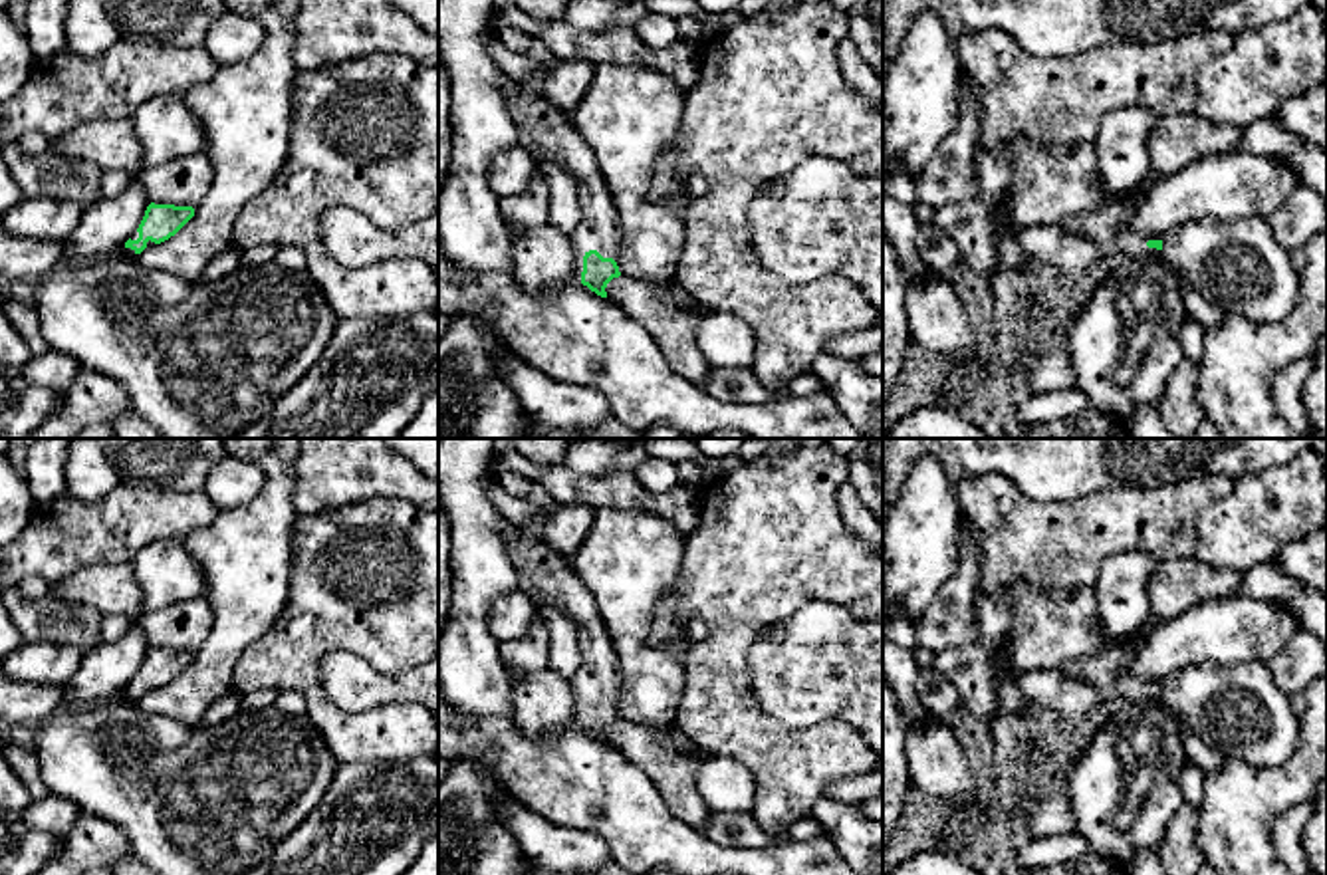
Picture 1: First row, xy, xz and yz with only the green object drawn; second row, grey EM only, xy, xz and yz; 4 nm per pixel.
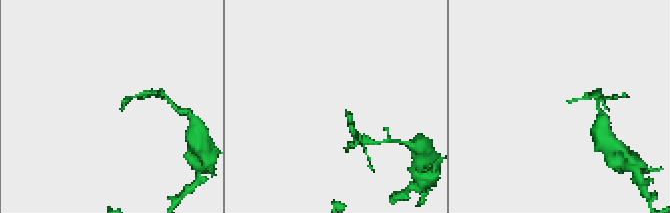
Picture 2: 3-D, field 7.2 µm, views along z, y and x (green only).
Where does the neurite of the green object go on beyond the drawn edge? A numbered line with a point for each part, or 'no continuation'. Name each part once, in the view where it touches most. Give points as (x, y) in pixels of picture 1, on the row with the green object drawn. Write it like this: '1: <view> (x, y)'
1: xz (544, 131)

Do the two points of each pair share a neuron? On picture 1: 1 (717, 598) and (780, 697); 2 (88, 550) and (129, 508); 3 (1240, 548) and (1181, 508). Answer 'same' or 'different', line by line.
1: different
2: same
3: different

